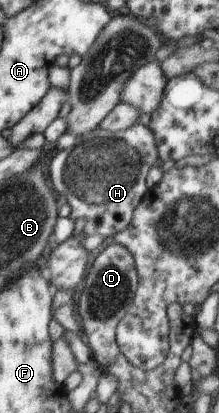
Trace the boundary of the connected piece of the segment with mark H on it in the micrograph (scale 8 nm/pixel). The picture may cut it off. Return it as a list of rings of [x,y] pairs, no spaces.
[[[136,123],[128,129],[120,129],[110,133],[100,126],[91,132],[91,136],[82,136],[82,141],[72,149],[60,150],[51,160],[50,177],[58,193],[67,195],[67,203],[71,207],[69,218],[75,223],[84,219],[86,225],[82,229],[84,235],[100,235],[110,237],[126,229],[131,222],[133,211],[146,195],[146,175],[149,169],[156,164],[159,157],[157,143],[153,131],[149,127]]]

